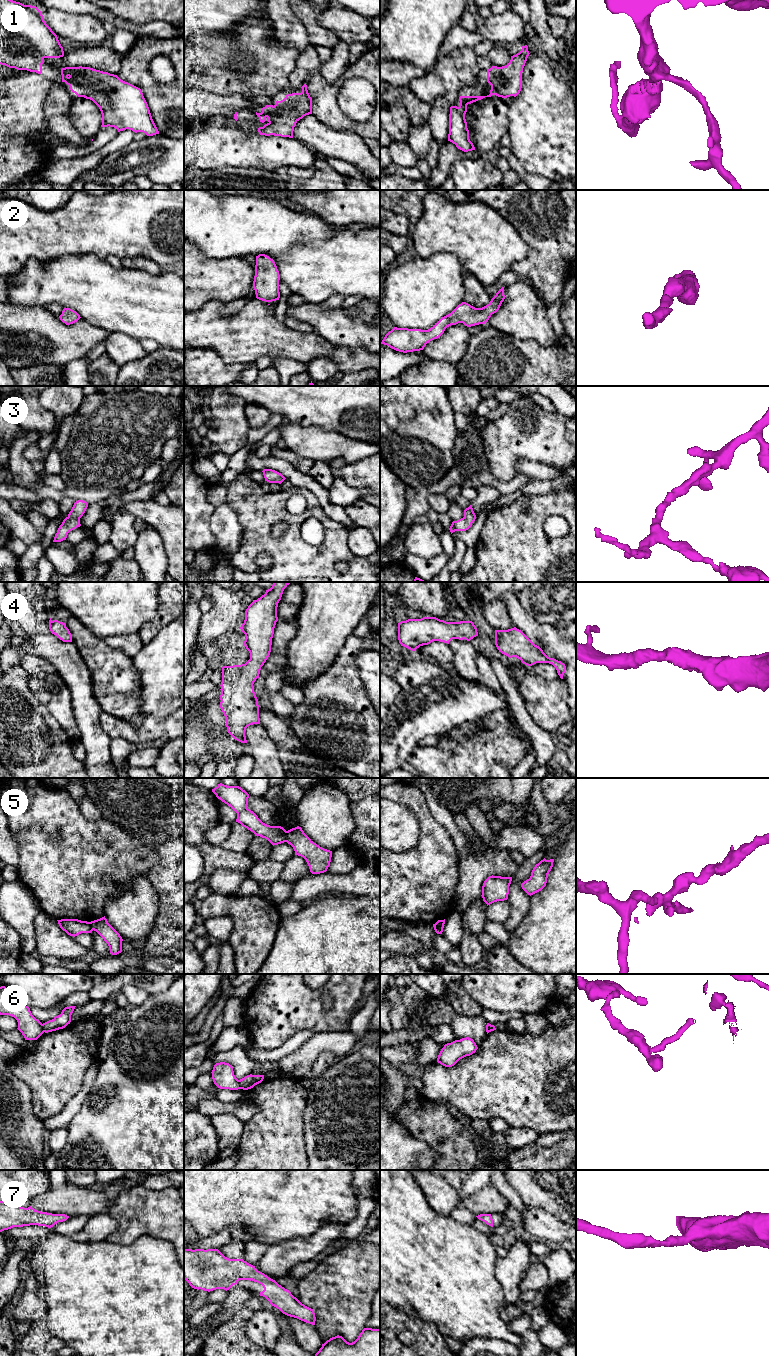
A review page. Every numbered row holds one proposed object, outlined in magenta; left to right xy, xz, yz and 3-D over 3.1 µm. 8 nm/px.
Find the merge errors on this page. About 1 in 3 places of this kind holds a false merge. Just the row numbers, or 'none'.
5, 6

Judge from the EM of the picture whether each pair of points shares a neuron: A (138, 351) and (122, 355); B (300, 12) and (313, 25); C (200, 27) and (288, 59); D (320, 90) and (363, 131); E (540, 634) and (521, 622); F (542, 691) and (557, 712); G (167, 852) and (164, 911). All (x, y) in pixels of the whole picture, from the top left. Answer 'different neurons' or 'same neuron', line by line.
A: same neuron
B: same neuron
C: different neurons
D: same neuron
E: same neuron
F: same neuron
G: same neuron

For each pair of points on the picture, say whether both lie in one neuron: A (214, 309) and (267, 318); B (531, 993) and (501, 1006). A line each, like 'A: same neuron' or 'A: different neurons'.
A: same neuron
B: same neuron

